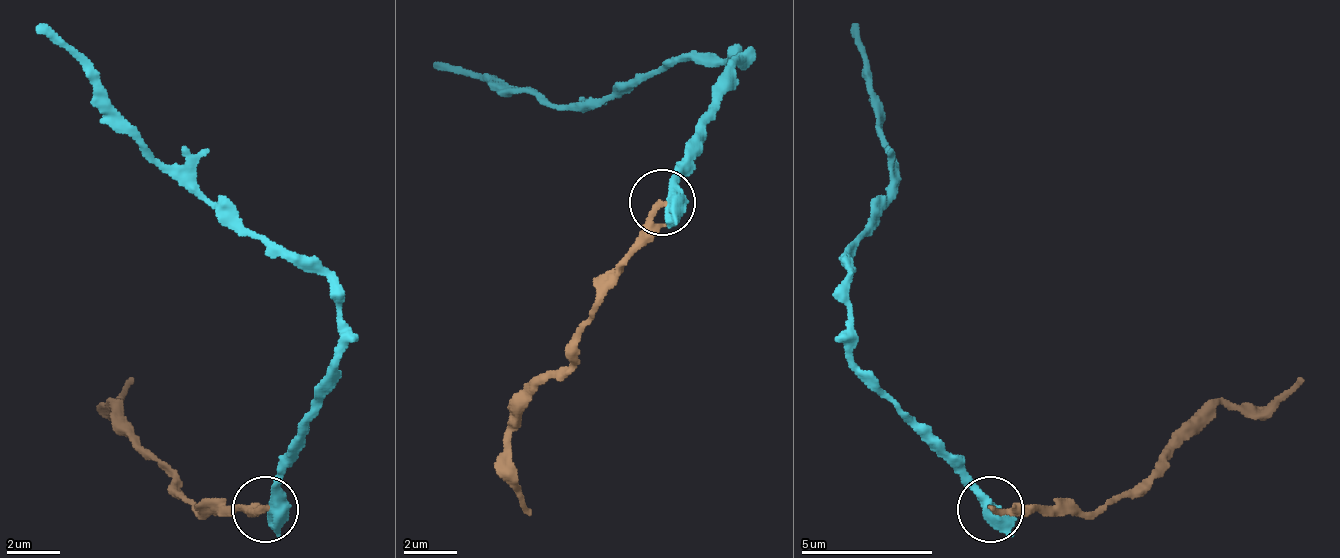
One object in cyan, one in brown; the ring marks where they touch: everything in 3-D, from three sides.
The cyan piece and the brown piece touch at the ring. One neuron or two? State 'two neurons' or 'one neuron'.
two neurons

